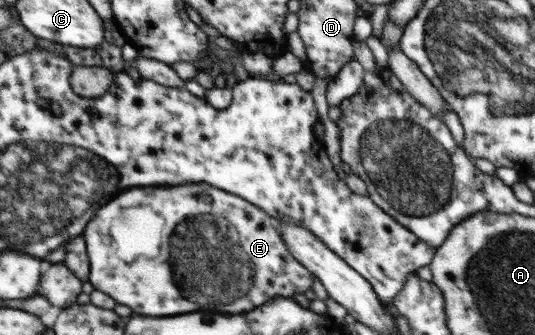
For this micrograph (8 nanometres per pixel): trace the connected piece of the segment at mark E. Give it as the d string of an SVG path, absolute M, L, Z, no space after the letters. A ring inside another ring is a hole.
M207 182L185 183L181 187L177 187L177 185L157 187L155 191L149 191L149 189L153 189L153 187L129 189L114 197L113 201L109 201L103 209L95 214L95 217L84 229L81 236L86 241L87 255L89 263L91 263L89 265L89 269L91 269L89 282L92 285L95 283L93 287L97 291L107 293L117 303L131 307L139 315L165 317L165 315L191 313L191 311L199 309L199 305L213 305L213 303L223 303L223 309L227 309L227 313L245 313L245 311L261 307L263 303L267 303L271 299L277 297L293 299L296 293L304 294L307 290L309 291L309 288L312 289L315 277L289 253L280 232L275 229L276 218L267 215L256 205L238 195L213 187ZM169 263L173 267L173 279L179 281L179 289L169 279L171 277Z

